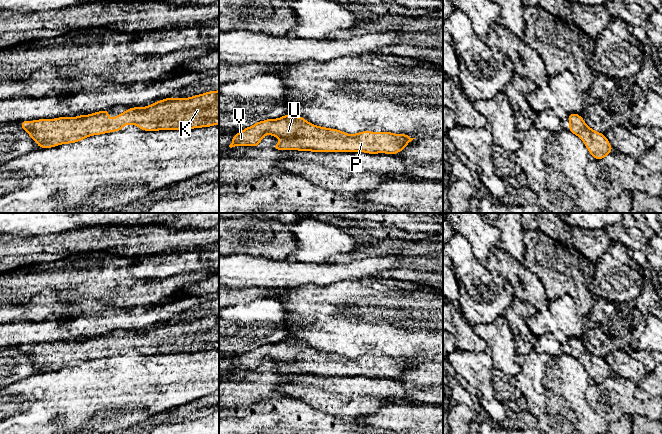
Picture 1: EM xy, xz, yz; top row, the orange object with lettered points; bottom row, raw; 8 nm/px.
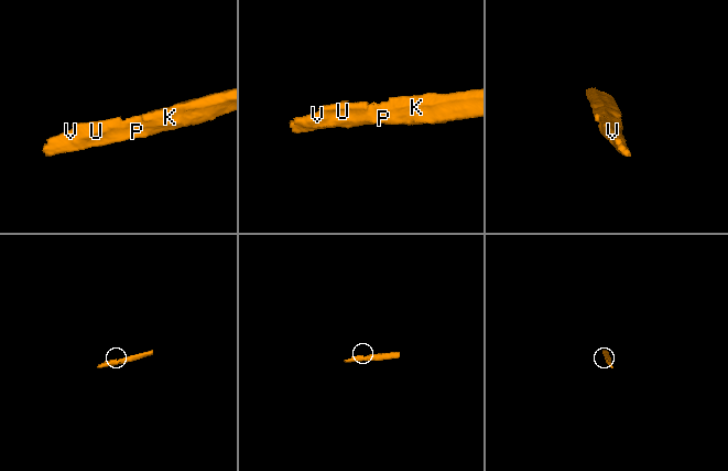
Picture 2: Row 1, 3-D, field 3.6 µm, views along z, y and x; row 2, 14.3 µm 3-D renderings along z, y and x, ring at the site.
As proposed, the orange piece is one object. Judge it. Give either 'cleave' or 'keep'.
keep

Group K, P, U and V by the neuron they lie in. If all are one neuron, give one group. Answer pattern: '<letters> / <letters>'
K P U V

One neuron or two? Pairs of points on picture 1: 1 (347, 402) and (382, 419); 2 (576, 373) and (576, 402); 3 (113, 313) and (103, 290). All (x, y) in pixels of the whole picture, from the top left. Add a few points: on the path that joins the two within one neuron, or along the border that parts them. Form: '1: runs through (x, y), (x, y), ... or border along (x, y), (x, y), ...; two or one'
1: border along (392, 402), (384, 404), (370, 414), (351, 420); two
2: runs through (576, 380), (576, 395); one
3: border along (134, 305), (112, 306), (103, 304), (98, 309); two

